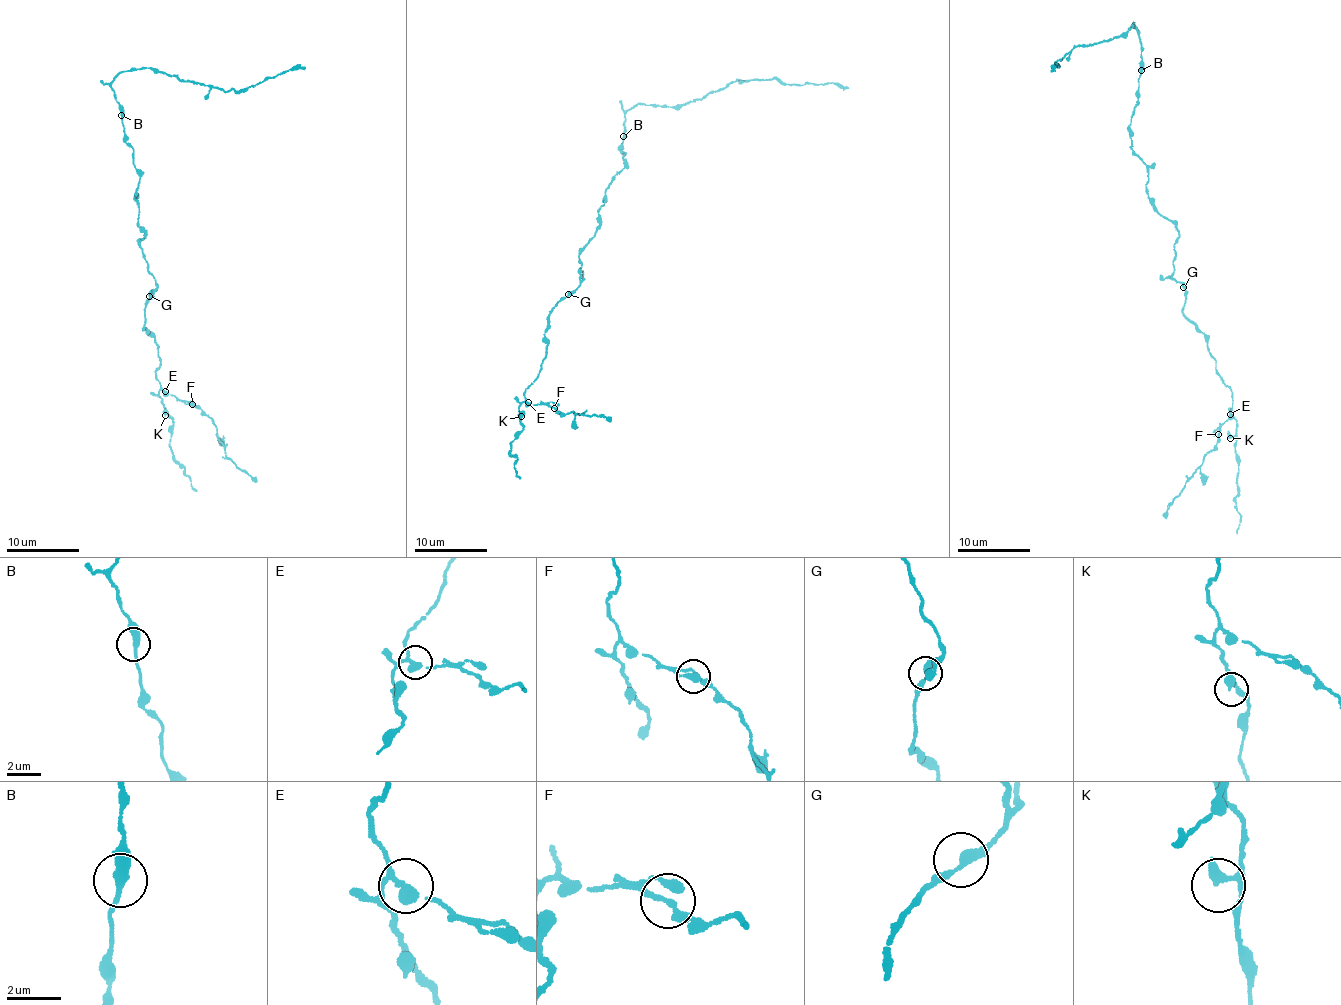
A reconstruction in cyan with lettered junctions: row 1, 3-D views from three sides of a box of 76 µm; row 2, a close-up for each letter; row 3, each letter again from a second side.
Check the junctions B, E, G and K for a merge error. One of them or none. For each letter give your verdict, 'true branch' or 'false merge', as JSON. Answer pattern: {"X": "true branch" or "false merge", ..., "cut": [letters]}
{"B": "true branch", "E": "false merge", "G": "true branch", "K": "true branch", "cut": ["E"]}

